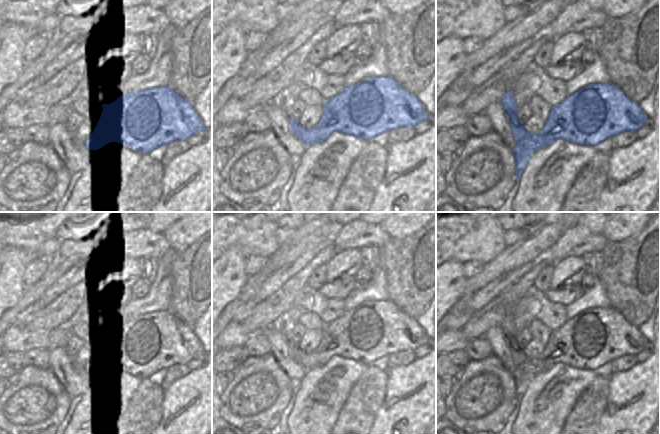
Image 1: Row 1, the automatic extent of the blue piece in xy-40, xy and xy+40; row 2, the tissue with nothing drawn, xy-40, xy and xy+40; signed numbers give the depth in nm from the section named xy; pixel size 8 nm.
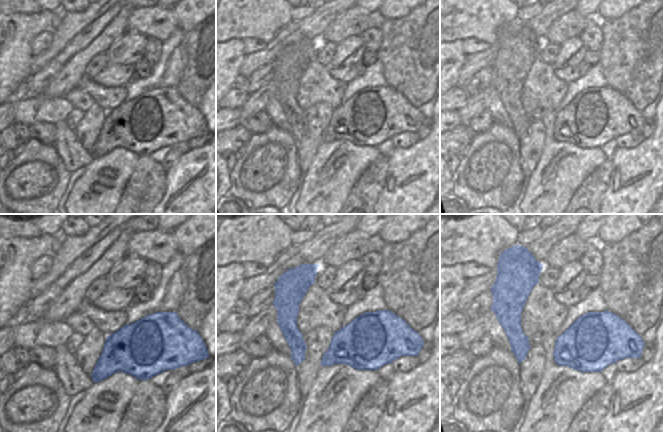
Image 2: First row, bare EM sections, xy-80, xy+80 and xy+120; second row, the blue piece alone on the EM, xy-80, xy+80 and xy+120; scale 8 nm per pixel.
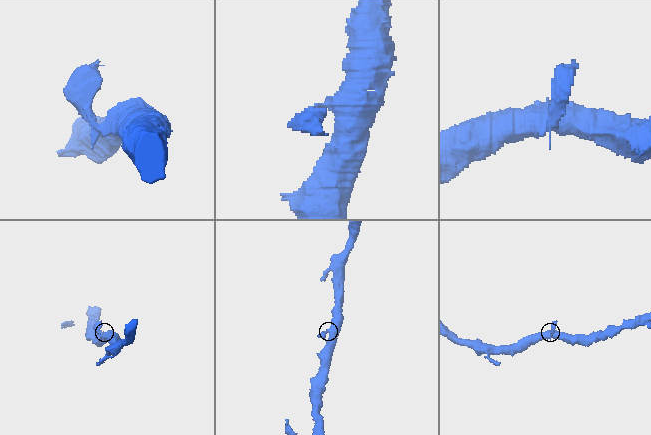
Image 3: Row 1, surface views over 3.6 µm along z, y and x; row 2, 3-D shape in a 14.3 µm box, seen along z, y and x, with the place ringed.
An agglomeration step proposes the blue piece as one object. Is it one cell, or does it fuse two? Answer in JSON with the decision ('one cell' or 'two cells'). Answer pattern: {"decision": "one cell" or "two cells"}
{"decision": "one cell"}

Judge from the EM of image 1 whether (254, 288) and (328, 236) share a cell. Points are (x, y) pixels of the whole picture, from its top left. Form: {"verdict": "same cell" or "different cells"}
{"verdict": "different cells"}

